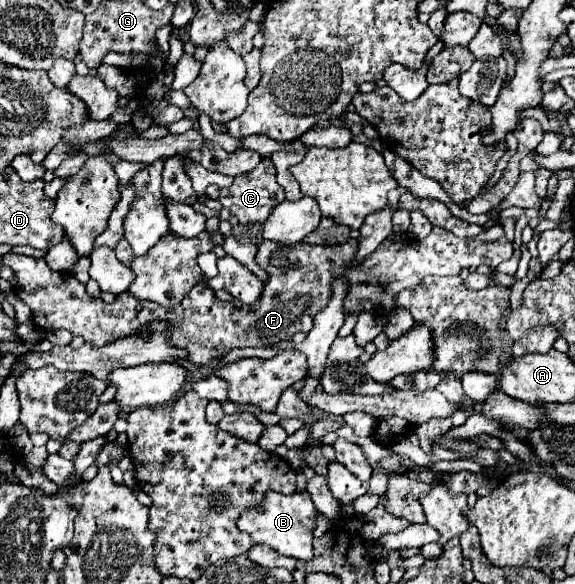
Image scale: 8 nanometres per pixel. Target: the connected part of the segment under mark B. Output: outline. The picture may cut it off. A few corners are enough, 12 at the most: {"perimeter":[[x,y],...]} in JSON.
{"perimeter":[[307,491],[267,493],[239,531],[279,555],[313,559],[317,509]]}

